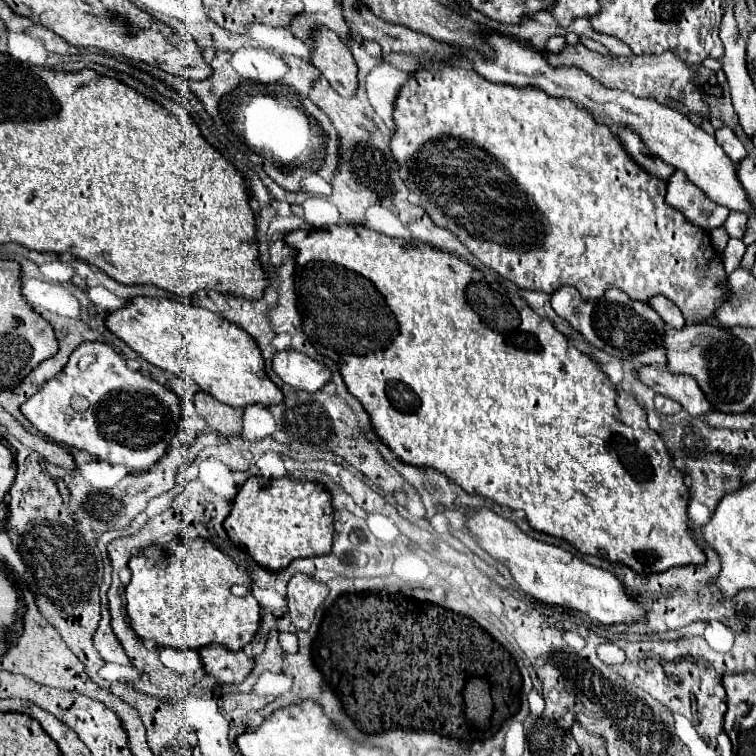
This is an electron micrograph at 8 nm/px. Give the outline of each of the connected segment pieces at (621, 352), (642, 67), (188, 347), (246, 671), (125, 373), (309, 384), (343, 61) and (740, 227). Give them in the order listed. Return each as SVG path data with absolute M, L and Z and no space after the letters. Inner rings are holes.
M560 287L558 291L552 293L552 309L562 319L566 319L572 325L572 329L582 333L584 339L596 349L612 357L626 359L634 365L664 365L664 349L660 349L660 337L664 335L664 321L644 301L634 301L618 289L608 291L608 301L606 299L584 301L576 289ZM572 307L580 309L578 317L572 315Z
M568 45L562 49L560 55L546 51L552 65L576 65L584 69L588 75L596 77L602 85L608 85L612 89L628 91L636 97L648 97L654 101L660 101L662 105L674 107L680 113L700 113L702 117L708 117L708 107L702 101L700 87L694 83L694 67L684 65L678 57L672 57L672 53L664 53L660 57L614 57L614 55L598 55L586 49L584 45Z
M136 297L136 299L130 299L124 307L108 313L104 323L118 339L122 339L130 349L134 349L150 365L164 369L176 377L194 381L196 385L200 385L202 391L216 397L220 403L226 403L230 407L246 407L254 403L270 407L282 399L282 391L264 373L264 359L254 339L244 329L240 329L236 323L230 323L228 319L208 309L172 301L172 299Z
M216 643L204 647L200 651L200 657L204 663L204 671L212 675L220 687L242 683L254 669L254 661L248 659L242 651L234 653Z
M98 341L78 345L62 373L44 383L20 409L48 439L86 451L98 461L124 465L130 473L156 465L170 445L170 435L174 439L182 423L180 399L168 387L128 369L118 353ZM84 355L94 355L96 361L82 371L78 361ZM72 399L84 399L82 407L72 405Z
M292 349L276 353L272 357L272 369L284 383L308 393L320 391L330 381L330 371L322 363Z
M312 29L312 57L310 63L328 79L328 83L344 97L352 97L358 87L358 67L348 45L330 29Z
M730 211L728 215L728 221L724 223L724 229L728 231L730 237L742 237L744 235L744 229L746 229L746 221L748 221L748 215L746 213L740 213L740 211Z

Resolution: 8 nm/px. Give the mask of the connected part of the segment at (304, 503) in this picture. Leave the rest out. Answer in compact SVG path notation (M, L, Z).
M250 477L238 491L224 529L230 541L246 551L260 567L268 571L286 569L294 559L330 553L334 535L330 493L318 483L302 483L290 477L268 483L266 479Z

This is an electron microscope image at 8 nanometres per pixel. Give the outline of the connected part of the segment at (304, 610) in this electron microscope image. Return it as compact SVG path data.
M296 573L290 579L286 601L288 601L290 619L296 629L306 631L310 627L316 609L328 597L328 593L330 589L324 583L314 581L312 577L304 577L302 573Z

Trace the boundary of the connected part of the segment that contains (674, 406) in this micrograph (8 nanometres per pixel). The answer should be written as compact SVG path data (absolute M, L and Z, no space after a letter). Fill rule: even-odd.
M656 395L656 411L662 413L662 415L674 415L678 413L682 407L680 403L668 399L668 397L662 397L662 395Z

